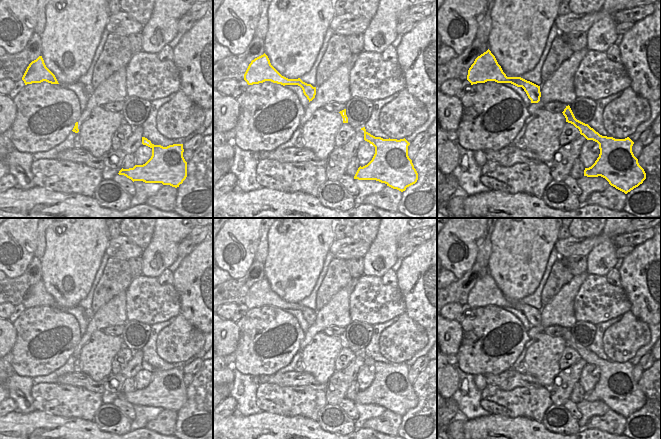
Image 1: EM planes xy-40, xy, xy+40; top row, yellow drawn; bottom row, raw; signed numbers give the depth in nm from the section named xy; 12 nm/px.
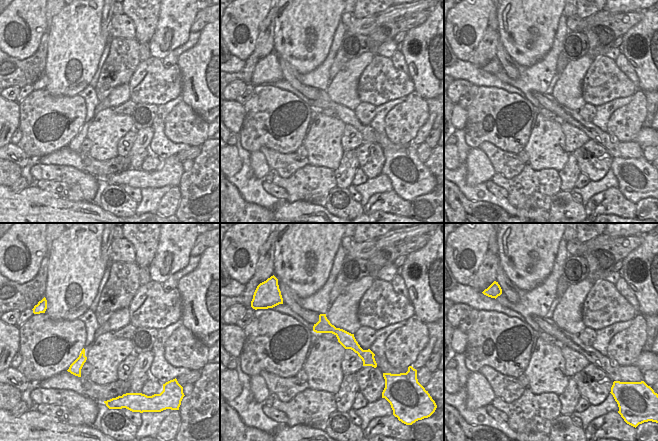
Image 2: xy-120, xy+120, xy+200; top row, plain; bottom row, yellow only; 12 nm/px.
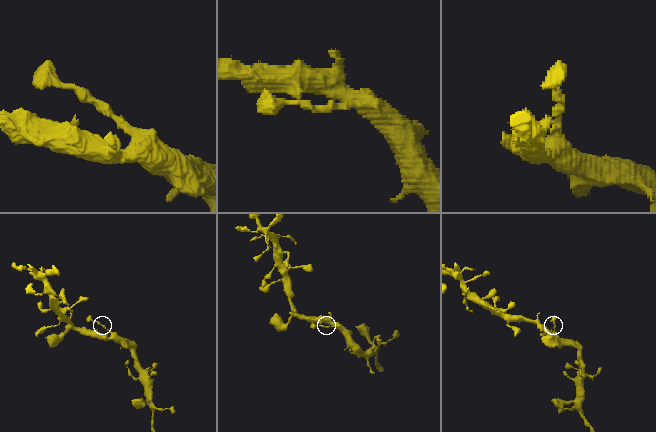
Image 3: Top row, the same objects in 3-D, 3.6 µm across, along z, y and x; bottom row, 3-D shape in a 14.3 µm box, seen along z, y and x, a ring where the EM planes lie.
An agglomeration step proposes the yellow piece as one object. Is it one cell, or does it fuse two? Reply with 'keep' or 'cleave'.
keep

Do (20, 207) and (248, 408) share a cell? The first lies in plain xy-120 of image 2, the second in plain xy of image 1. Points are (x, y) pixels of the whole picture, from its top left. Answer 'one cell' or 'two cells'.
two cells

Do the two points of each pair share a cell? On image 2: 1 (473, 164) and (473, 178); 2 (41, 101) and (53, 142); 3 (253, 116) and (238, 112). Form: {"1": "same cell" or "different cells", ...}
{"1": "same cell", "2": "same cell", "3": "different cells"}

